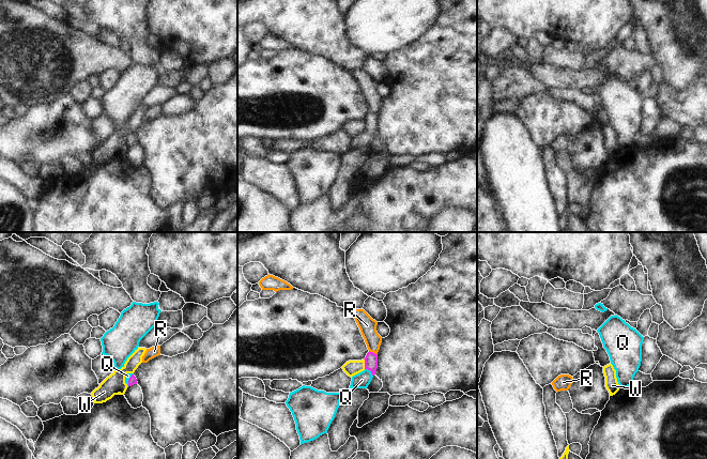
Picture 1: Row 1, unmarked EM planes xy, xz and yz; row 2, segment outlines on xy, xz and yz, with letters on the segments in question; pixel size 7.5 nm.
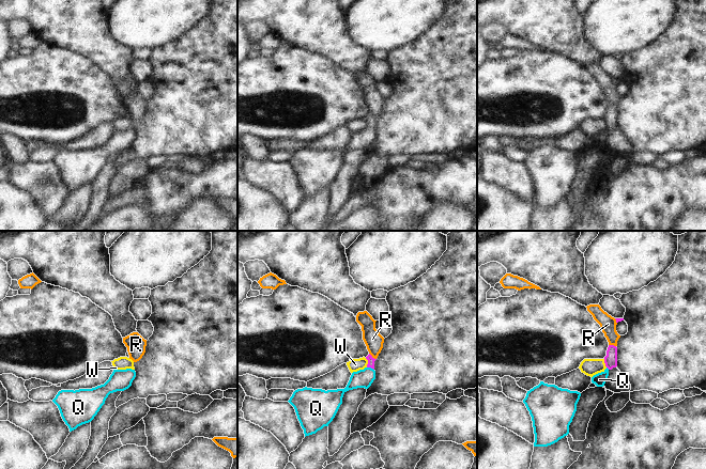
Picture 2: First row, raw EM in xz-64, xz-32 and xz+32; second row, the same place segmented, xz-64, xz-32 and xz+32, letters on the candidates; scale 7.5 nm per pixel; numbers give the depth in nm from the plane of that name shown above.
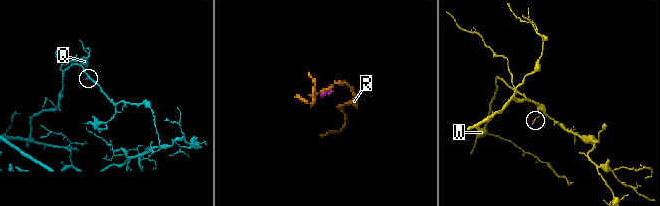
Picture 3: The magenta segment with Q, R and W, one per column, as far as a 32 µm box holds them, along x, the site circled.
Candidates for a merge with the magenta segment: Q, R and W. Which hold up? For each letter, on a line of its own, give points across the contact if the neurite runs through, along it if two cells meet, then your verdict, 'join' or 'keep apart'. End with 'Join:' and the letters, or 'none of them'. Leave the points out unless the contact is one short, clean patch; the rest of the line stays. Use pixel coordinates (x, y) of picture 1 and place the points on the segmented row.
Q: runs through xz (371, 358), (370, 370), (362, 380); join
R: border along xz (369, 350), (377, 354); keep apart
W: border along xz (364, 358), (365, 368); keep apart
Join: Q

